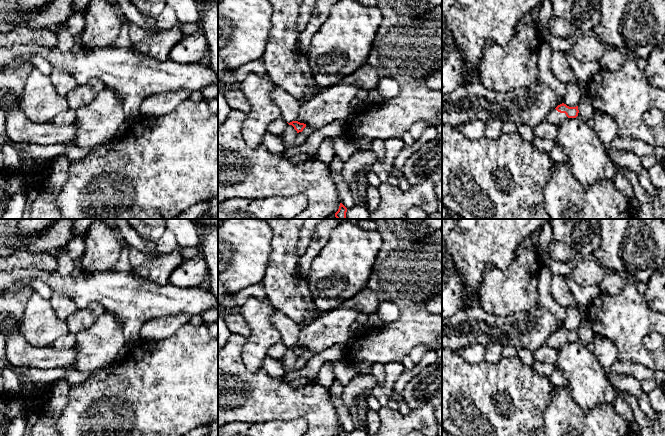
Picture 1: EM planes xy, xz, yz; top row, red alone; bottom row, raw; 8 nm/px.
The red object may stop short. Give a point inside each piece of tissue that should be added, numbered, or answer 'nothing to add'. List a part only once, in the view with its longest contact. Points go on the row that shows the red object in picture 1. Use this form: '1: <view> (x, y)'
1: yz (554, 117)

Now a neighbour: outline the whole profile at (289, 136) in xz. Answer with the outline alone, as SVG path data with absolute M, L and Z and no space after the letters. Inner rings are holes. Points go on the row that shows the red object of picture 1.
M288 124L281 137L285 143L295 144L297 140L297 131L294 129L292 125Z

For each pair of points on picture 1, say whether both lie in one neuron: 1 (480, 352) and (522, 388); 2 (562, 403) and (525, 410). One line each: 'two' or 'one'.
1: two
2: two

